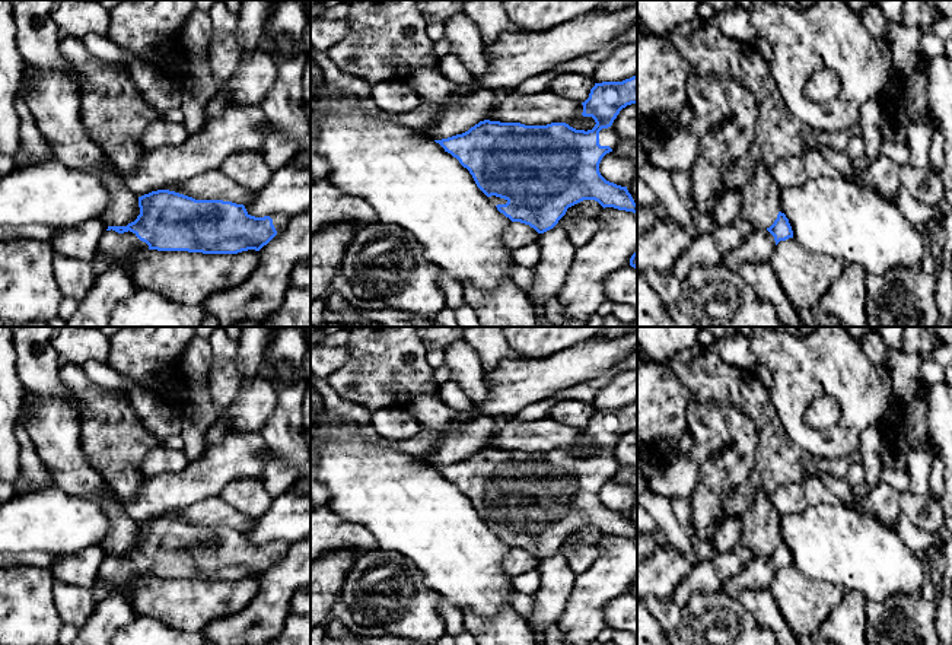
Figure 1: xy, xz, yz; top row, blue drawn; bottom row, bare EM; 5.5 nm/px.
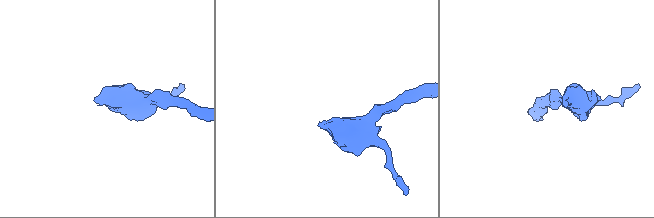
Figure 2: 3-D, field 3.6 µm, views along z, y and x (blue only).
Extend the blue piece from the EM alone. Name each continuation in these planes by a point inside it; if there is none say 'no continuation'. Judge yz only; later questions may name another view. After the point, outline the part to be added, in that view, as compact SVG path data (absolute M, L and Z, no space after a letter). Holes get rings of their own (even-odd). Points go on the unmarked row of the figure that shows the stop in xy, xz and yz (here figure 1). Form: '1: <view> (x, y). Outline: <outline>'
1: yz (760, 572). Outline: M767 555L755 557L745 569L723 584L723 591L735 597L742 590L770 588L776 568Z

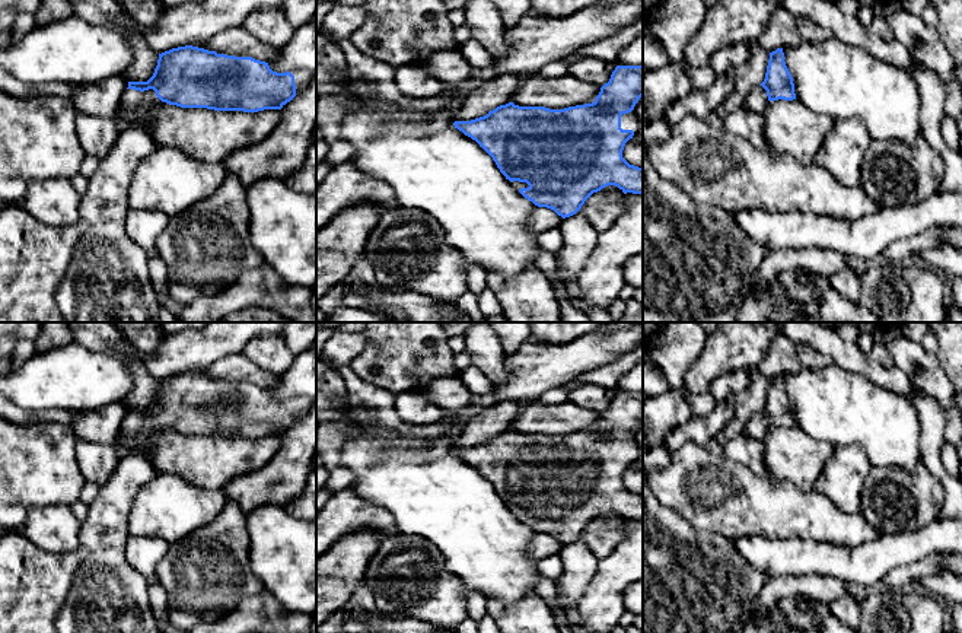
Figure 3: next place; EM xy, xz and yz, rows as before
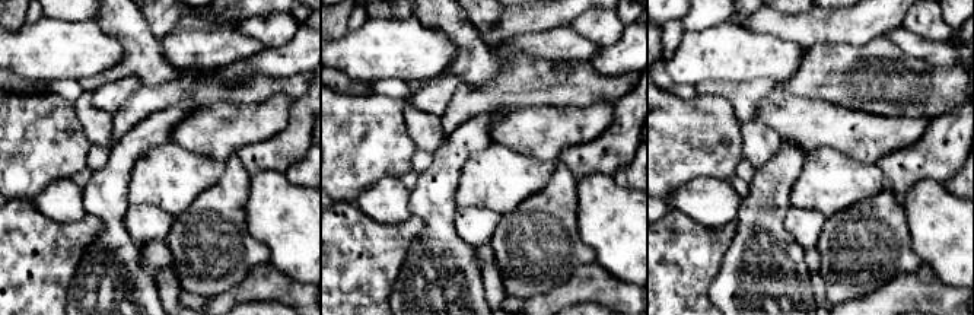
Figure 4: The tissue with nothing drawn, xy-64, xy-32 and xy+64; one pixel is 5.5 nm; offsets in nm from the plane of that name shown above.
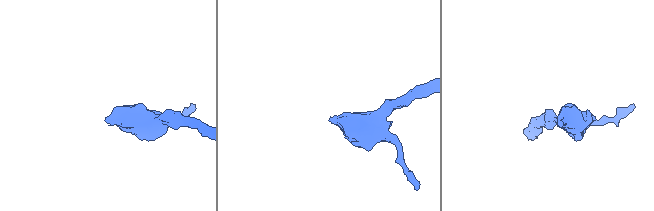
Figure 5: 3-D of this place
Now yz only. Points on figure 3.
1: yz (757, 426). Outline: M758 411L748 420L742 433L754 439L764 440L768 430L767 417Z

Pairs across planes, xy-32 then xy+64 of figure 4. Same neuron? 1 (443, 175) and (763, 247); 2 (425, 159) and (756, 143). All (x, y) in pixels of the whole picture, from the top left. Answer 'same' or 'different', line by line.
1: same
2: different

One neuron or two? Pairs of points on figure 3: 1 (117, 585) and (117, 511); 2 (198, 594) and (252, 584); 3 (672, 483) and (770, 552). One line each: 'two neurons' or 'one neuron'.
1: one neuron
2: one neuron
3: two neurons

